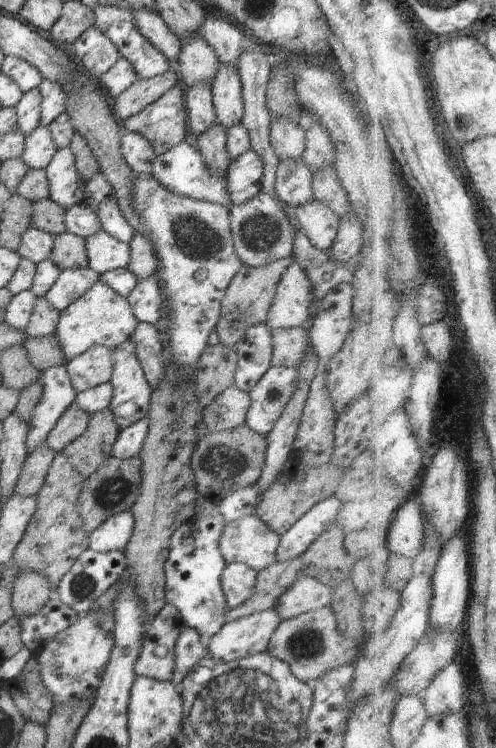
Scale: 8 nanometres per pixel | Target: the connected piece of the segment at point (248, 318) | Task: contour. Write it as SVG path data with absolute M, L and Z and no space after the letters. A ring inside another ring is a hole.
M290 255L284 260L270 262L268 266L262 266L262 268L242 265L222 298L220 320L215 326L220 343L230 350L236 350L235 346L244 338L246 328L266 323L268 311L272 306L274 294L276 294L276 286L280 282L282 274L294 263L295 258Z

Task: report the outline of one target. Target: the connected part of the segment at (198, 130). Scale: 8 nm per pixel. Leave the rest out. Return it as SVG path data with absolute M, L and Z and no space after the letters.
M198 82L186 90L187 126L194 135L200 136L212 124L217 123L212 102L211 82Z

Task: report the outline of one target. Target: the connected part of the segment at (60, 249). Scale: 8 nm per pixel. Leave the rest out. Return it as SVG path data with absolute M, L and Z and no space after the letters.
M68 231L59 234L54 237L49 259L61 271L88 267L85 239Z

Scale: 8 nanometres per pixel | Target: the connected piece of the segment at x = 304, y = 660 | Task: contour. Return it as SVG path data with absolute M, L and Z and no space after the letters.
M326 606L280 622L269 640L267 651L272 658L287 664L298 680L307 683L320 678L326 671L354 663L360 647L360 642L338 632L335 614L331 607Z

